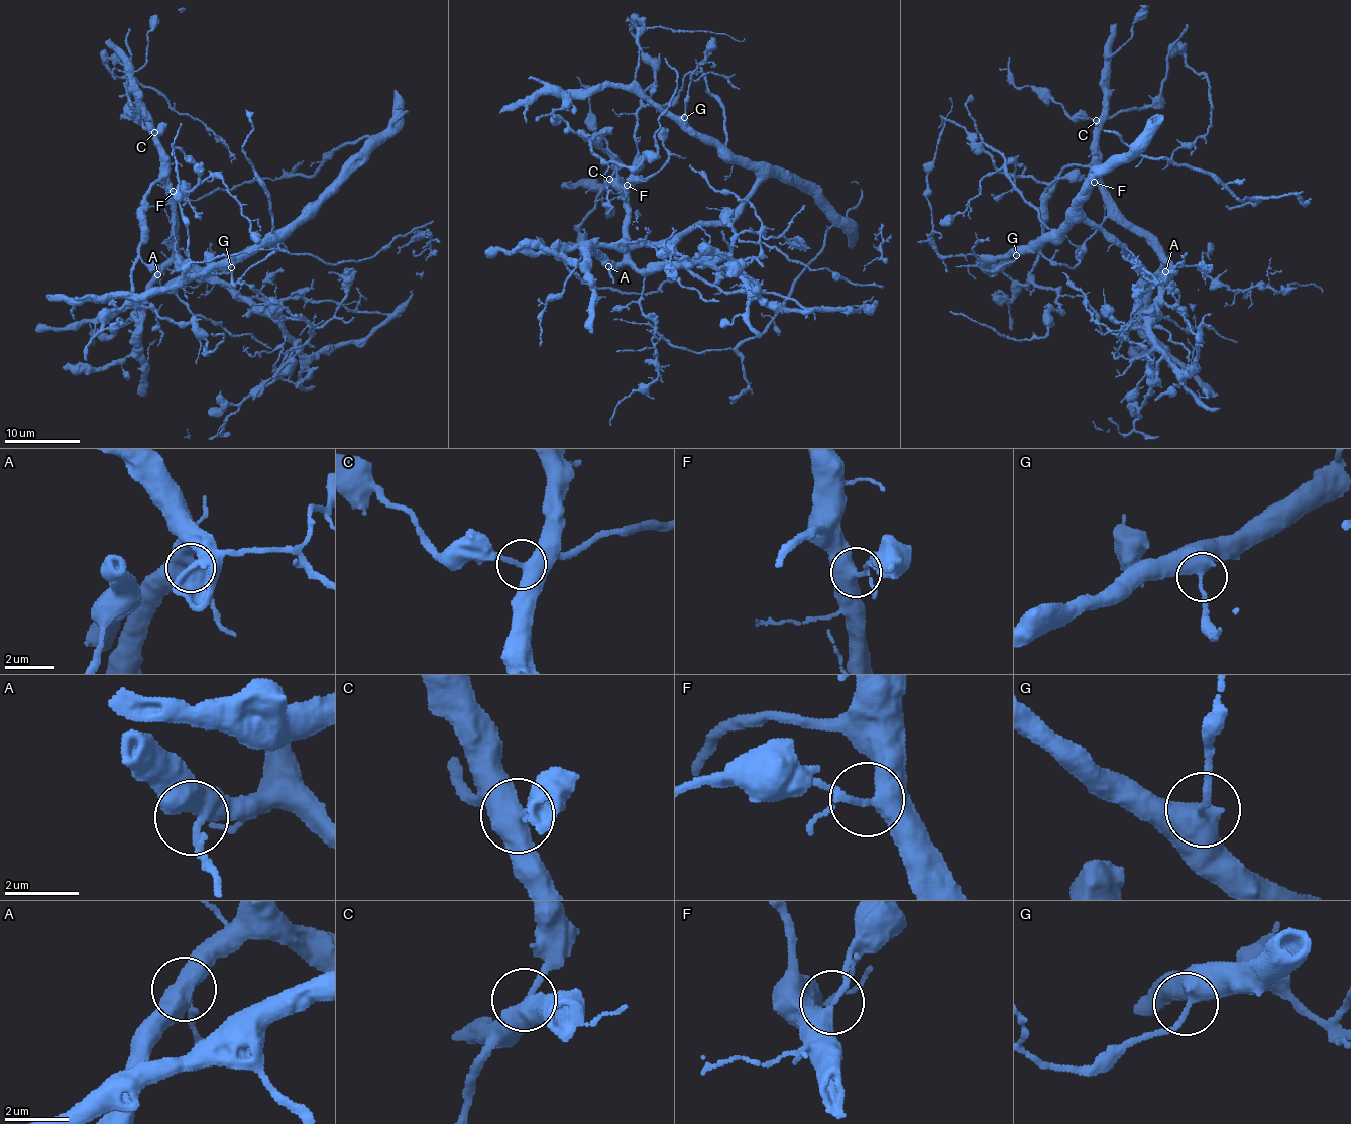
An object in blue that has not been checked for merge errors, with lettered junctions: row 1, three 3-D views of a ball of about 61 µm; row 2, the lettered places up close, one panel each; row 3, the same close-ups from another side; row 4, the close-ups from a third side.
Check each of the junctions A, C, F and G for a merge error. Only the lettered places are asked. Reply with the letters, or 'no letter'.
F

